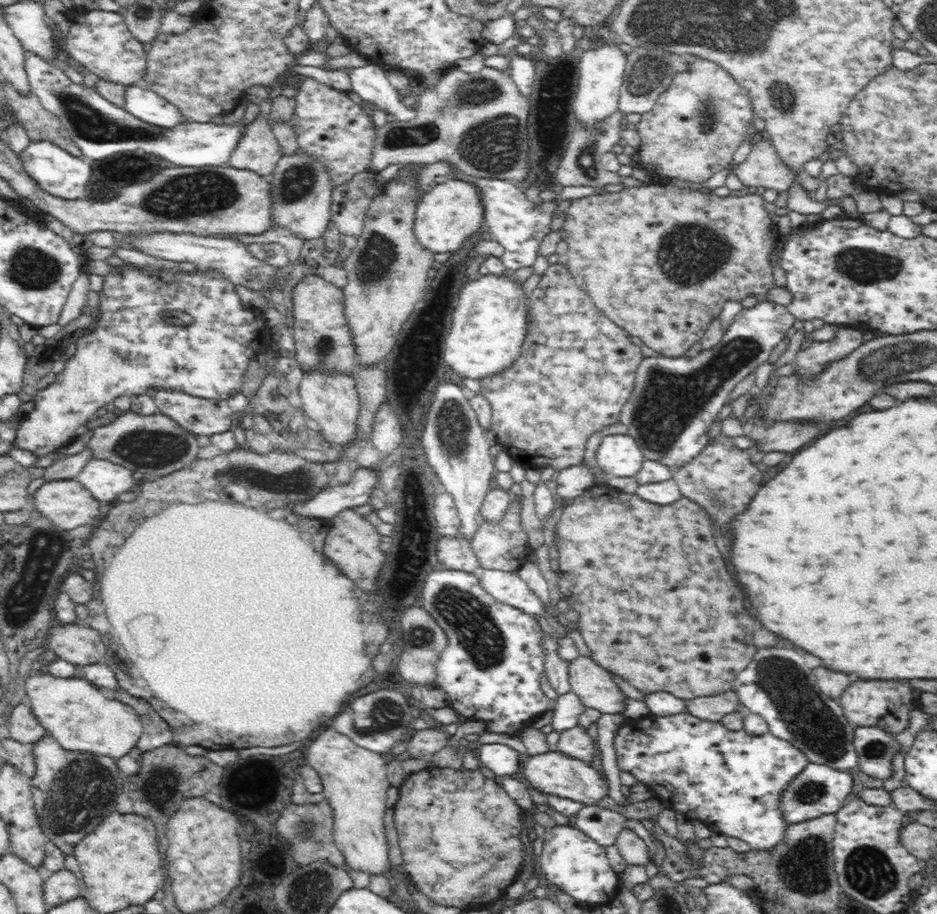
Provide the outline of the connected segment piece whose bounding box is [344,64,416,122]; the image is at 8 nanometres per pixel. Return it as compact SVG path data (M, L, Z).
M379 65L348 66L344 69L348 71L351 90L359 94L367 104L370 102L386 113L391 112L398 122L412 120L416 116L416 110L402 104L398 90L390 84L386 71Z

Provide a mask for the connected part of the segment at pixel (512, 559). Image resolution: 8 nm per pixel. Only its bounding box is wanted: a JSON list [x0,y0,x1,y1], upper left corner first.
[470,502,530,572]

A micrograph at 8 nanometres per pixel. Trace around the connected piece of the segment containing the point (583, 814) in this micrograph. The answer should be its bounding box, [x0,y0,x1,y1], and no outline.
[573,804,626,848]

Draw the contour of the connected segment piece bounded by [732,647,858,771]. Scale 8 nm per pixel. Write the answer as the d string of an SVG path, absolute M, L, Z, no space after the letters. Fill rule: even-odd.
M778 647L757 649L750 664L735 676L732 690L738 695L738 700L747 712L762 716L770 733L791 742L807 756L810 763L827 764L830 768L842 771L849 771L858 764L853 743L856 726L846 719L841 705L818 688L814 673L804 664L804 656L800 656L796 650Z

